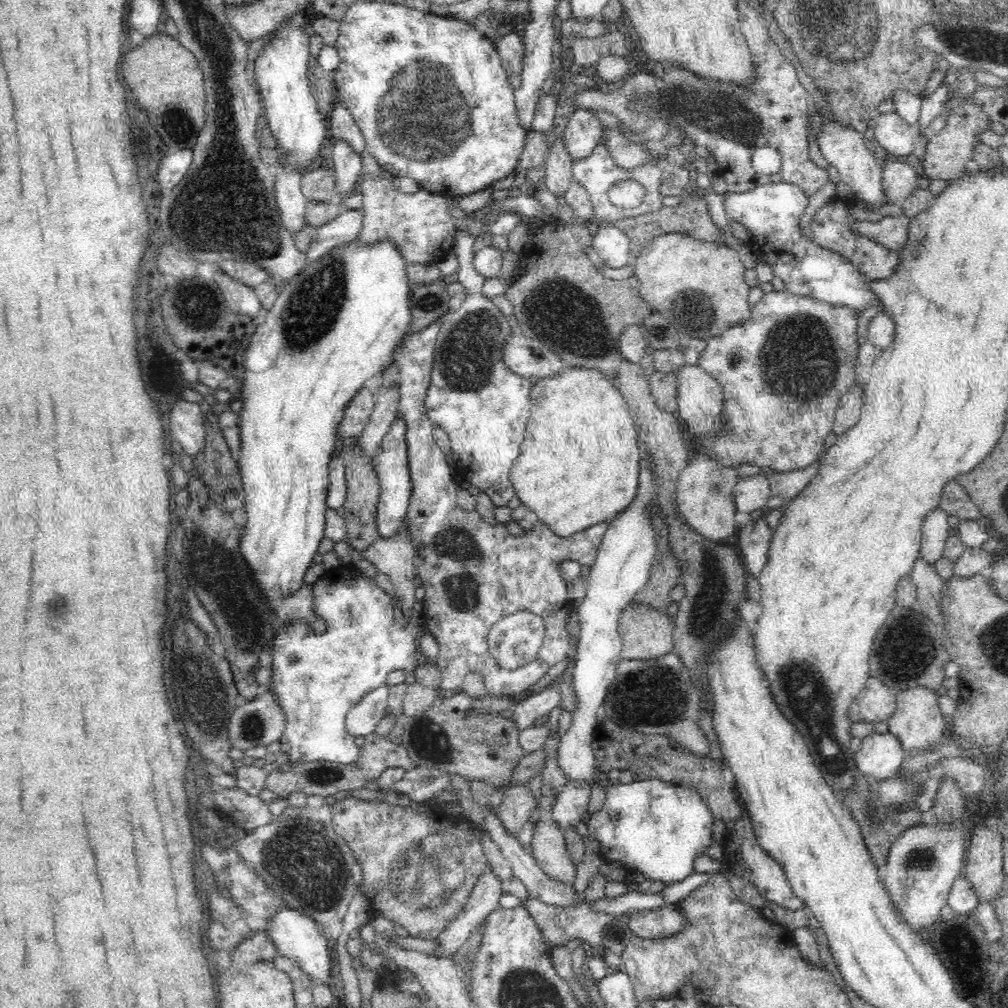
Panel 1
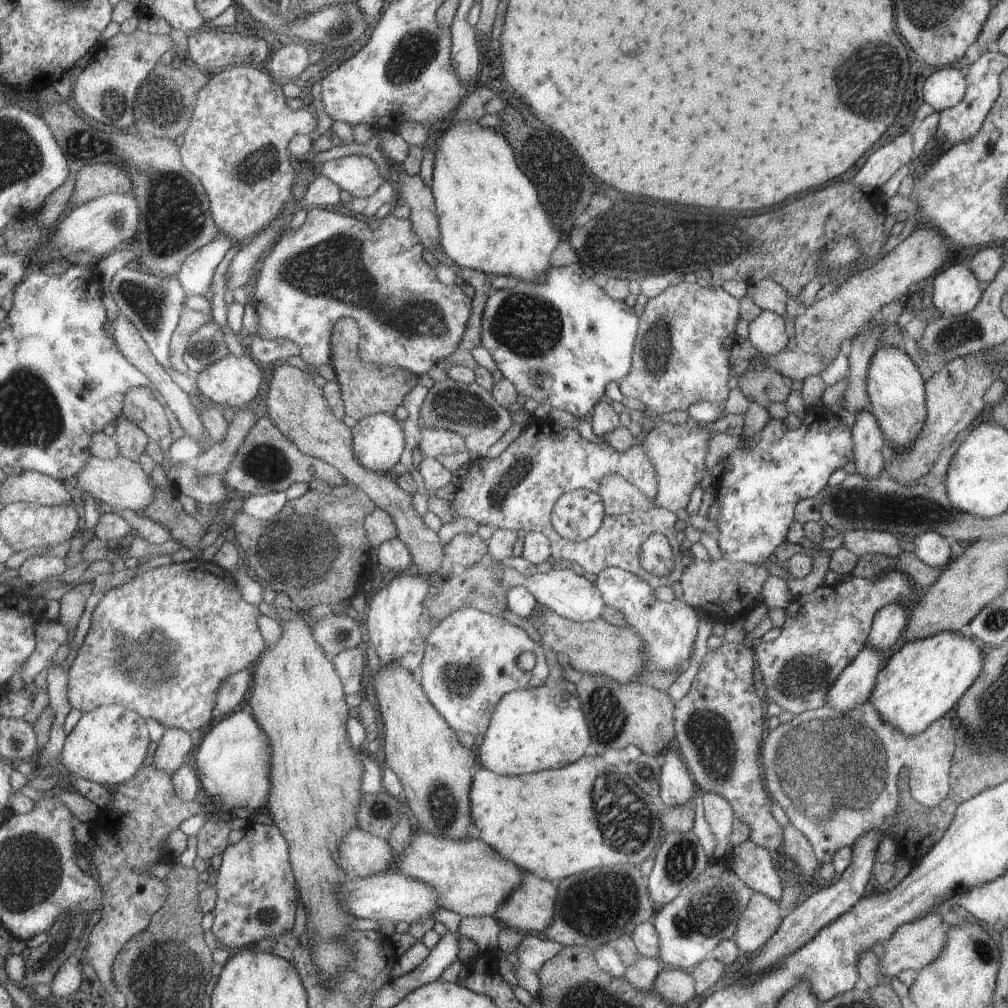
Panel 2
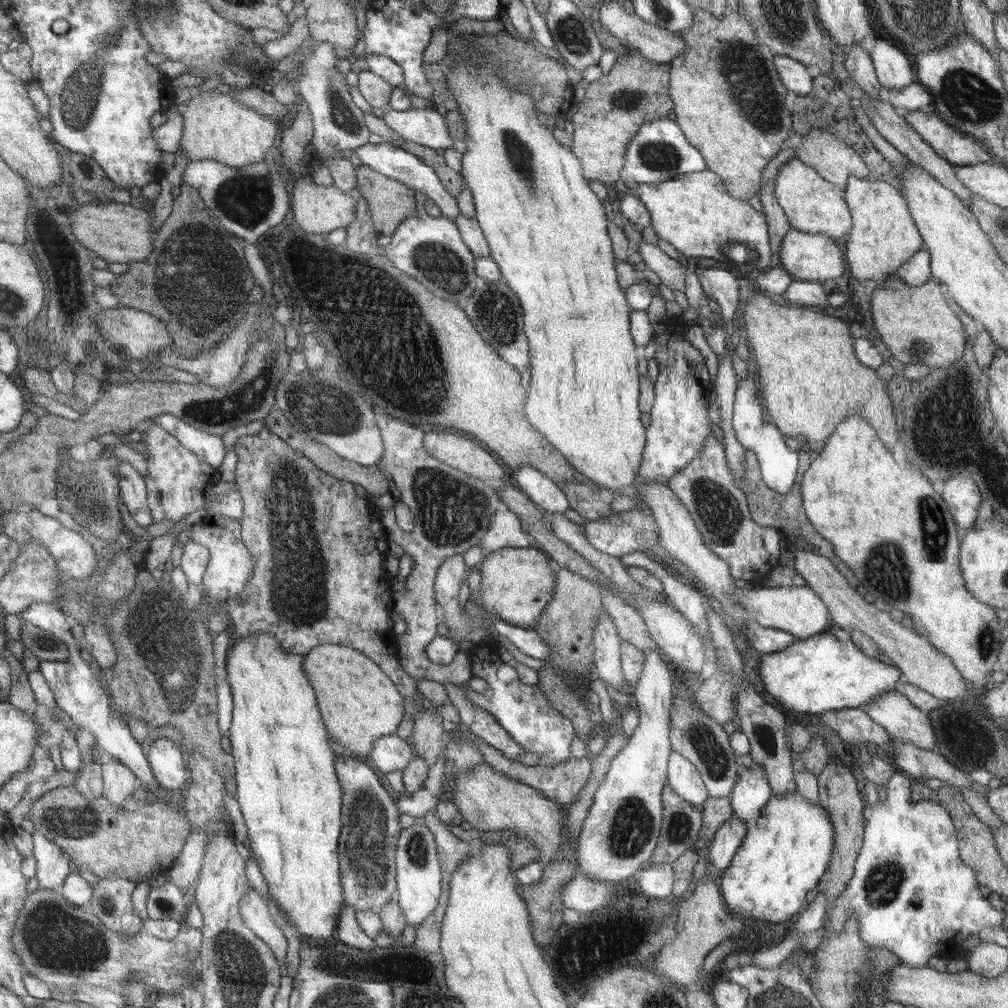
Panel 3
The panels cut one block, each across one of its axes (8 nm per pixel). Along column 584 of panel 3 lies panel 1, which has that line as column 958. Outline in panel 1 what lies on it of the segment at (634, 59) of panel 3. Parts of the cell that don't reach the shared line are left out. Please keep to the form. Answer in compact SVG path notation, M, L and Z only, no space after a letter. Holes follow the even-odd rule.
M952 92L952 100L948 102L948 108L950 108L950 116L946 120L946 128L938 134L930 134L926 154L918 162L918 168L924 180L948 180L950 176L956 176L958 168L962 168L966 160L974 158L974 148L978 144L976 134L984 132L990 126L990 118L974 104L972 96L970 100L962 100Z

